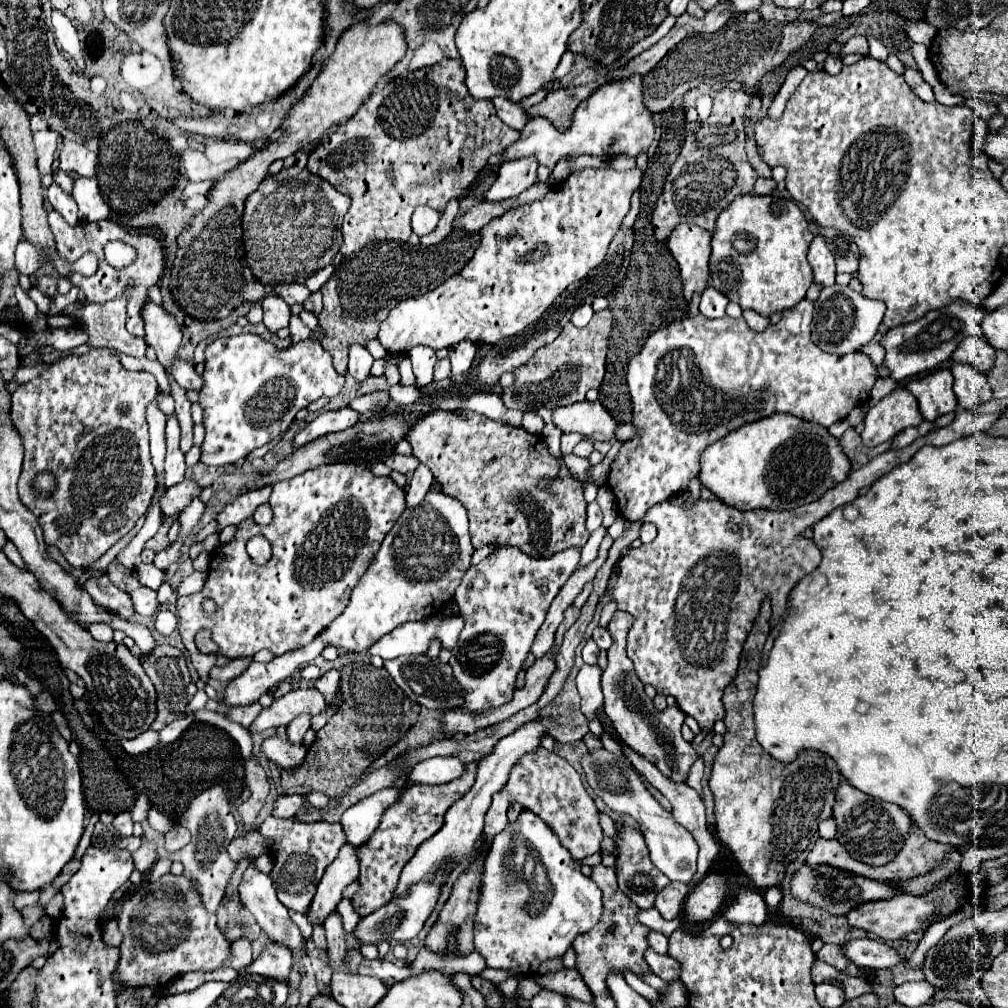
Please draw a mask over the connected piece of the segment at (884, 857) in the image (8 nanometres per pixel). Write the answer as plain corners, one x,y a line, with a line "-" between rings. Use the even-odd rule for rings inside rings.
848,781
840,783
836,793
834,817
838,821
836,839
848,847
850,855
868,865
884,865
892,861
896,851
900,851
904,843
904,835
910,827
910,815
898,807
896,803
888,803
870,795
864,795
860,789
852,787

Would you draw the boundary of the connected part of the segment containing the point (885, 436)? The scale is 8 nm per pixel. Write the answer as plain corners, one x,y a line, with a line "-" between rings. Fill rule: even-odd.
898,387
868,409
864,431
860,435
868,447
876,447
884,441
890,441
902,429
918,425
920,421
922,415
916,397
908,389

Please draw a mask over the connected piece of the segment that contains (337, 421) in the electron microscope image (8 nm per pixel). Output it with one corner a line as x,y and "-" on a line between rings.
344,407
344,409
338,409
338,411
324,411
312,423
308,423
300,433
296,433
296,437
292,439
292,445
296,449
304,447
306,443
310,443
310,441
314,441
322,435
344,431
358,421
360,421
360,415
356,411
352,411
350,407

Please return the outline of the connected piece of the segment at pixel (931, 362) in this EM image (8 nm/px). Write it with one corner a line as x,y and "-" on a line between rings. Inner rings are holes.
958,299
942,309
928,311
924,317
920,317
912,323
888,329
882,335
880,343
886,349
884,365
890,371
890,377
896,381
902,381
910,375
918,375
918,373
936,369
940,363
944,363
946,359
952,357
960,339
966,339
970,335
974,335
974,337
982,335
982,327
980,327
982,317
984,317
984,311
980,305
972,305
968,301
964,303

